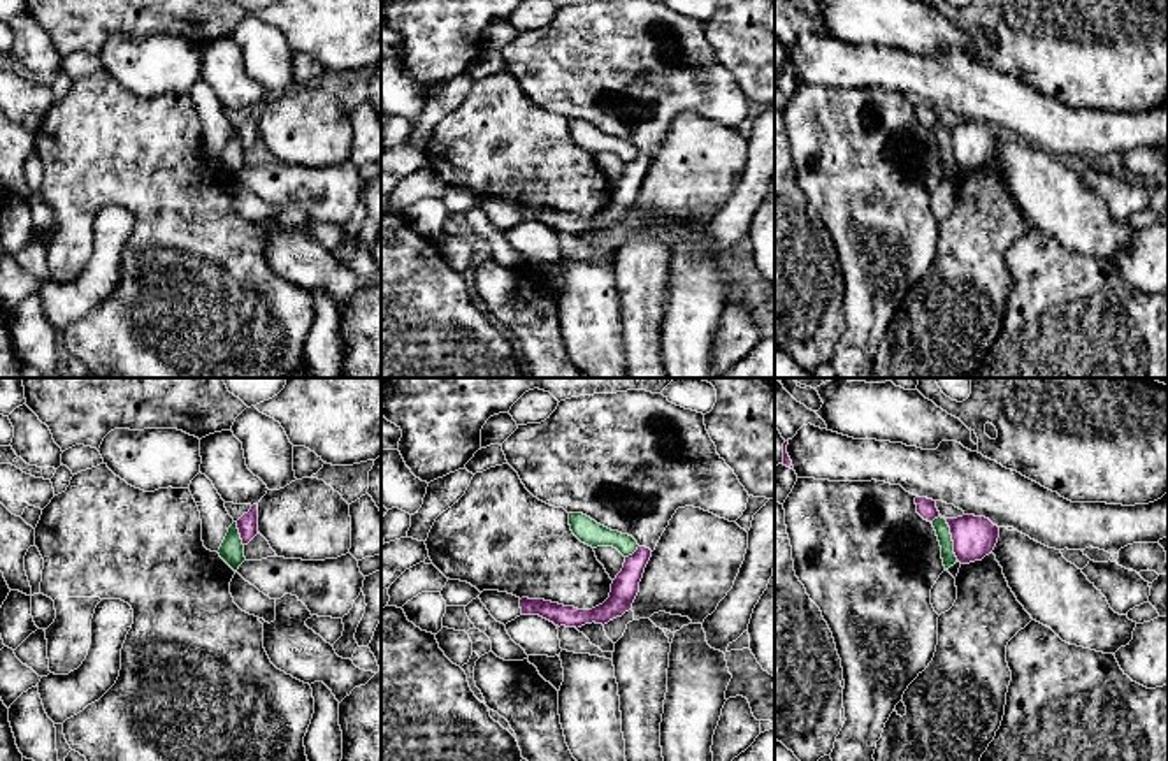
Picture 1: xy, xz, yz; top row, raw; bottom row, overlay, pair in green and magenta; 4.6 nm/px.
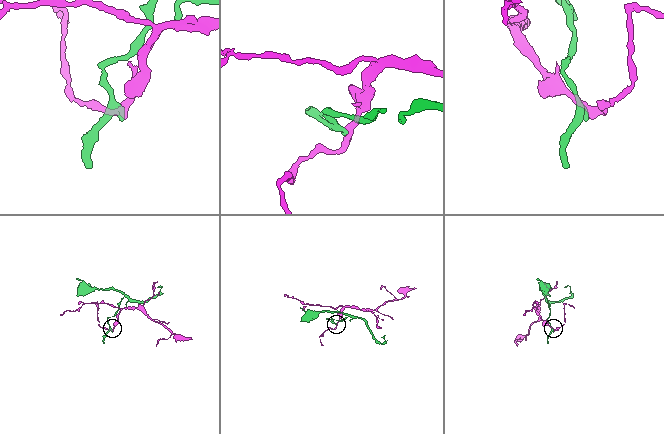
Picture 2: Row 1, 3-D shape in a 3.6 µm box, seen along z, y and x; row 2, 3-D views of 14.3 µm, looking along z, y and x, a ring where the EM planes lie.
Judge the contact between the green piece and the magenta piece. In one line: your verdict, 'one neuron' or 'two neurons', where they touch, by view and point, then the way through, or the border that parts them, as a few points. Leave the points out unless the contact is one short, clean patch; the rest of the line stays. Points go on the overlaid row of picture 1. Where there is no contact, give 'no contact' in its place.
two neurons | yz (951, 536) | along yz (935, 517), (945, 521), (952, 552), (959, 561)

